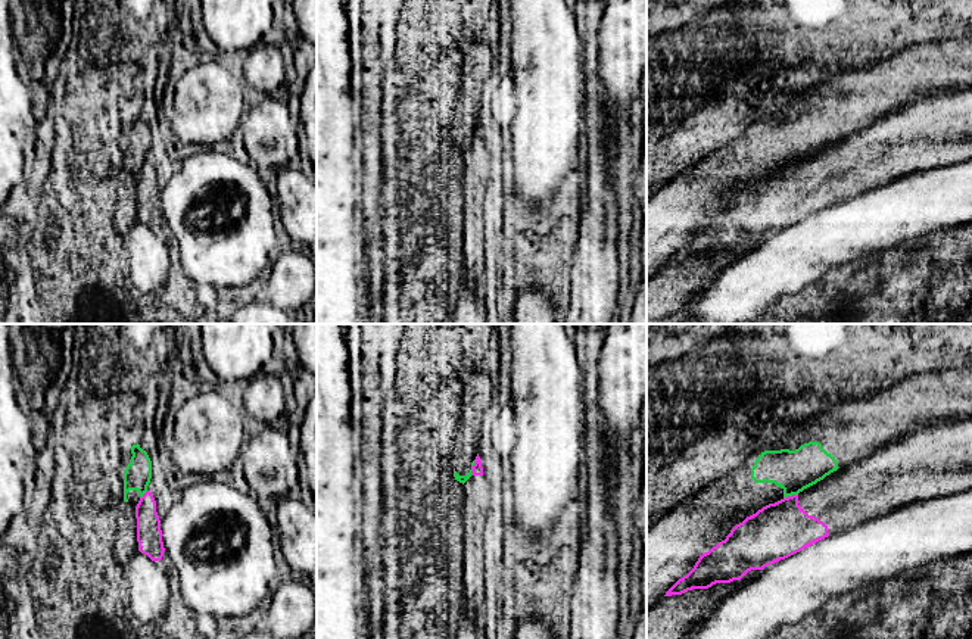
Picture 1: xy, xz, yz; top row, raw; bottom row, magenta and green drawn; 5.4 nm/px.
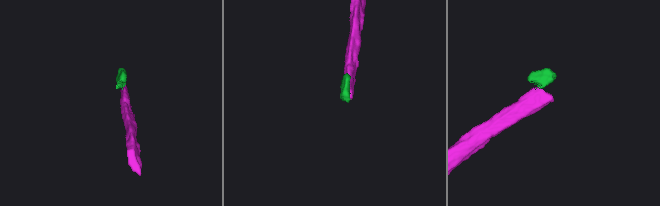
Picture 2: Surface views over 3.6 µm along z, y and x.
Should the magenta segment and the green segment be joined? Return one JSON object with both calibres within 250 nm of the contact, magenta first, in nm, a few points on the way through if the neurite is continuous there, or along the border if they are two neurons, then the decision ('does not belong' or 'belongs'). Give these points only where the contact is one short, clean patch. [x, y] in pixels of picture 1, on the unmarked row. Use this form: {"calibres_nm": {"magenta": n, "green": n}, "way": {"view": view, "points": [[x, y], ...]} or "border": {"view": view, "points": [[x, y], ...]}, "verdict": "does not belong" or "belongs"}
{"calibres_nm": {"magenta": 60, "green": 50}, "border": {"view": "xz", "points": [[476, 130], [470, 145]]}, "verdict": "does not belong"}

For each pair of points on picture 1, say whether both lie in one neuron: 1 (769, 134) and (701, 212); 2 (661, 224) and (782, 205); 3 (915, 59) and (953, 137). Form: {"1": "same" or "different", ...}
{"1": "same", "2": "different", "3": "different"}

